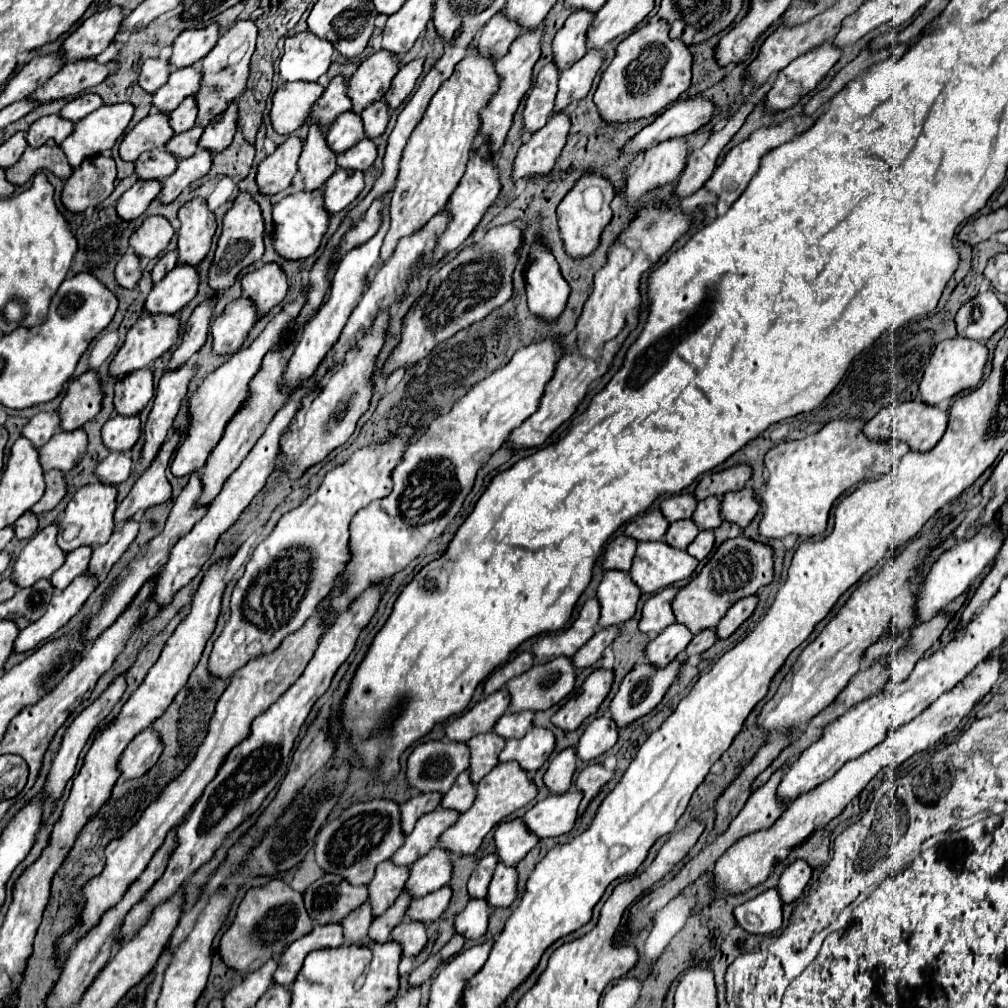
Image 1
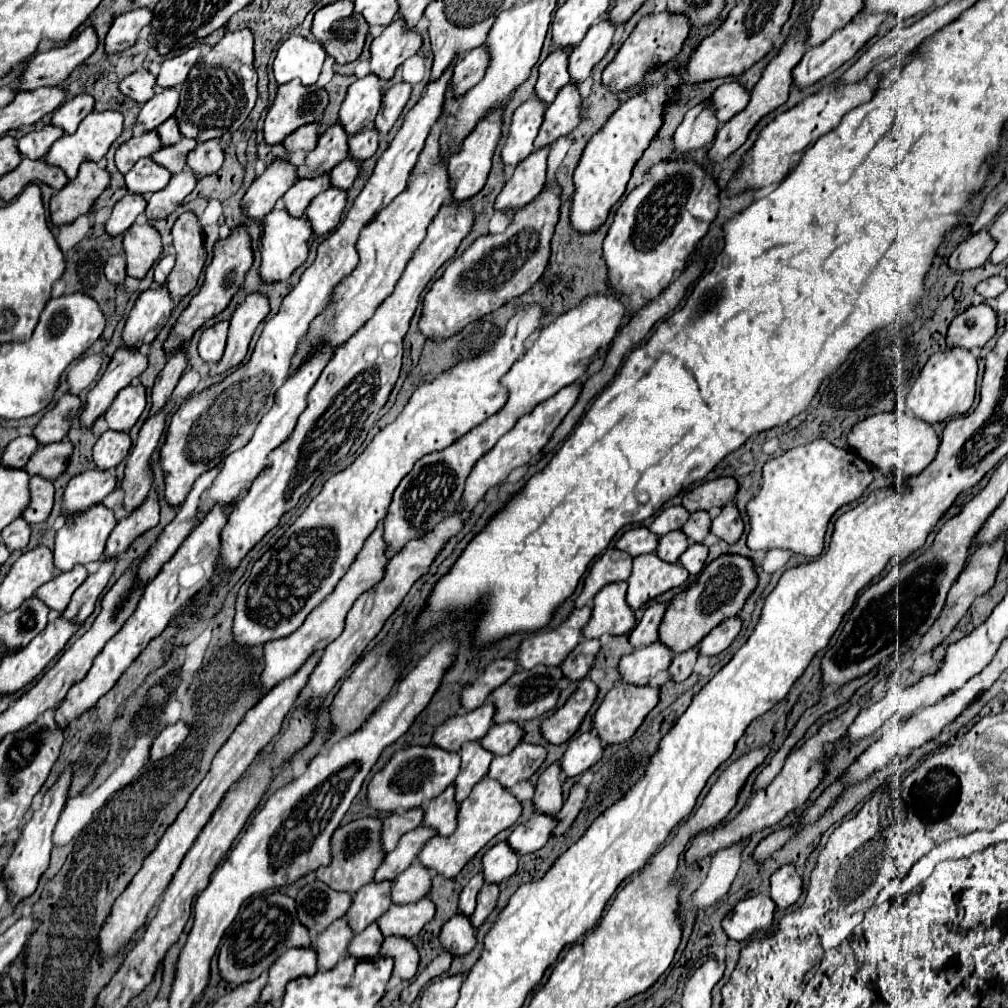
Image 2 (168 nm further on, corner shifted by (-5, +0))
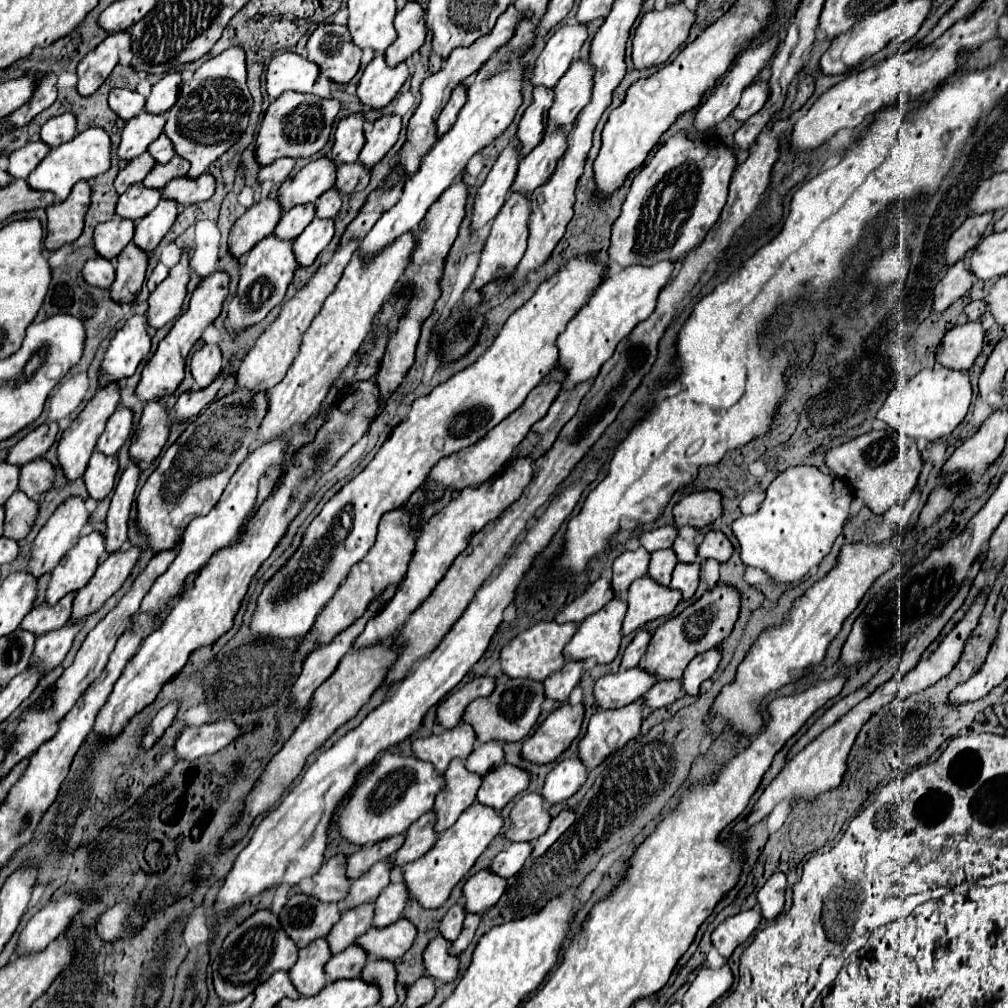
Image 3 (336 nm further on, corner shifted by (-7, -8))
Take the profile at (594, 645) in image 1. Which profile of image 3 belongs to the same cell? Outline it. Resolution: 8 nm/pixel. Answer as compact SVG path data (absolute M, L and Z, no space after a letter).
M565 662L565 666L559 672L543 680L545 696L557 702L565 702L571 690L579 684L581 674L583 674L583 662Z

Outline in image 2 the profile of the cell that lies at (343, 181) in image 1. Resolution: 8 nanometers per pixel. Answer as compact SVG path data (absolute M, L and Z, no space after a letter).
M329 188L321 192L305 212L313 224L313 232L319 236L331 232L341 222L345 206L347 206L347 190Z

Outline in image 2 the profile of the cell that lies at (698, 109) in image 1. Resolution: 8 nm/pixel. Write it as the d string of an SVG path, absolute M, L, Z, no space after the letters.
M729 82L719 86L709 98L711 108L715 108L715 116L719 124L725 124L731 116L741 112L749 102L749 92L739 82Z

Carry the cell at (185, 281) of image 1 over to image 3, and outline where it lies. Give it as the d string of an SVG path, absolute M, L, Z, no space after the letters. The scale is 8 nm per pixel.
M145 314L129 318L109 342L105 358L99 366L99 386L103 388L111 382L119 384L121 380L133 376L139 362L149 354L149 348L151 336Z

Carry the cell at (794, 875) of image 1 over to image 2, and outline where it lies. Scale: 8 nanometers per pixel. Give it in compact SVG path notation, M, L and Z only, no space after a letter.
M787 864L779 868L771 876L771 898L775 900L777 908L789 908L797 902L803 892L803 876L797 872L795 864Z

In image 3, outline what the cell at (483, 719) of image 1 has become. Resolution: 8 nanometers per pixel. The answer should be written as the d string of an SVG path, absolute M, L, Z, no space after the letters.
M459 724L453 730L445 730L439 736L415 738L411 742L411 750L415 758L431 762L435 772L443 774L453 758L467 758L473 752L473 744L473 728L469 724Z

